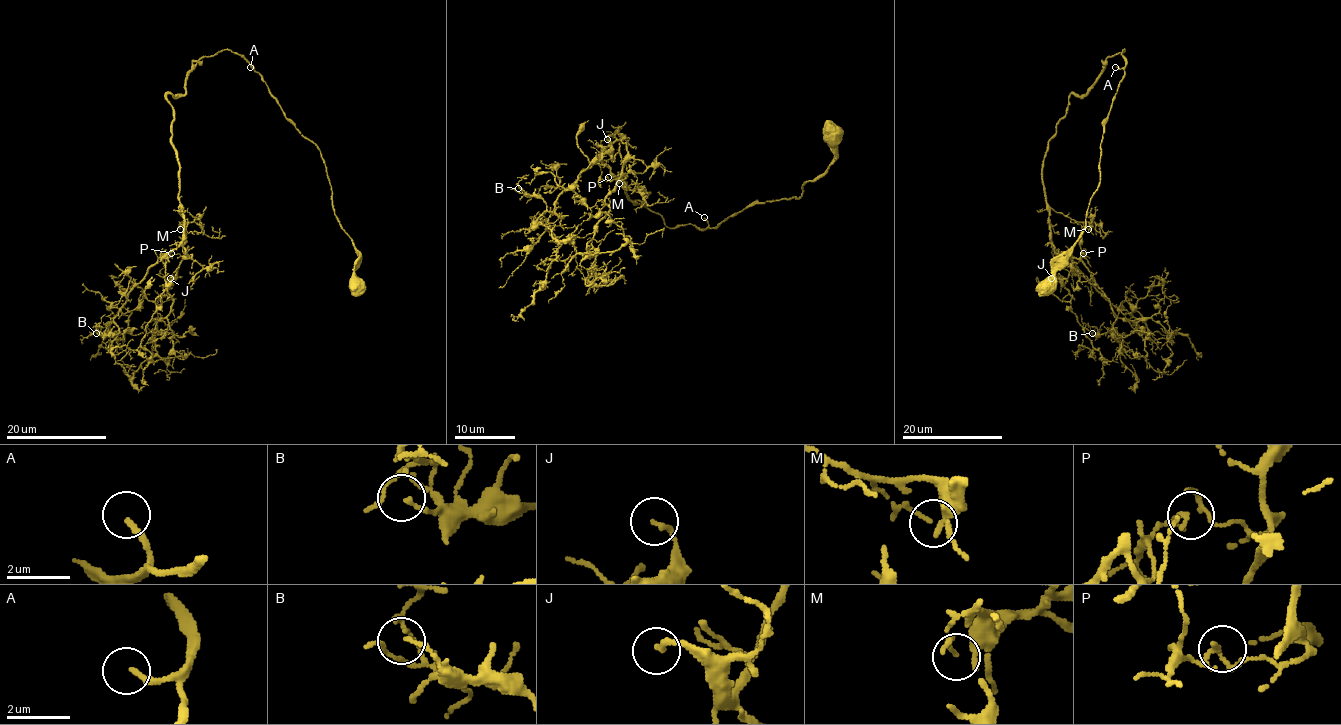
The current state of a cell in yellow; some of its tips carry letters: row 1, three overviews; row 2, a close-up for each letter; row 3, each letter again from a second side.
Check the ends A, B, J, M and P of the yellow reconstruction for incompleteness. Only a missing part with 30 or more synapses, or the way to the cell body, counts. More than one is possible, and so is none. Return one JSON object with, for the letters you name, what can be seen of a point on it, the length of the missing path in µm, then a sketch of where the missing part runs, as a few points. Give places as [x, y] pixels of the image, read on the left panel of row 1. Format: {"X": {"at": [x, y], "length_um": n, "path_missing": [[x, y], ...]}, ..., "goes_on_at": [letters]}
{"A": {"at": [250, 67], "length_um": 80, "path_missing": [[250, 67], [229, 64], [228, 88], [239, 123], [259, 142], [283, 204], [283, 251], [314, 256], [338, 303]]}, "goes_on_at": ["A"]}

